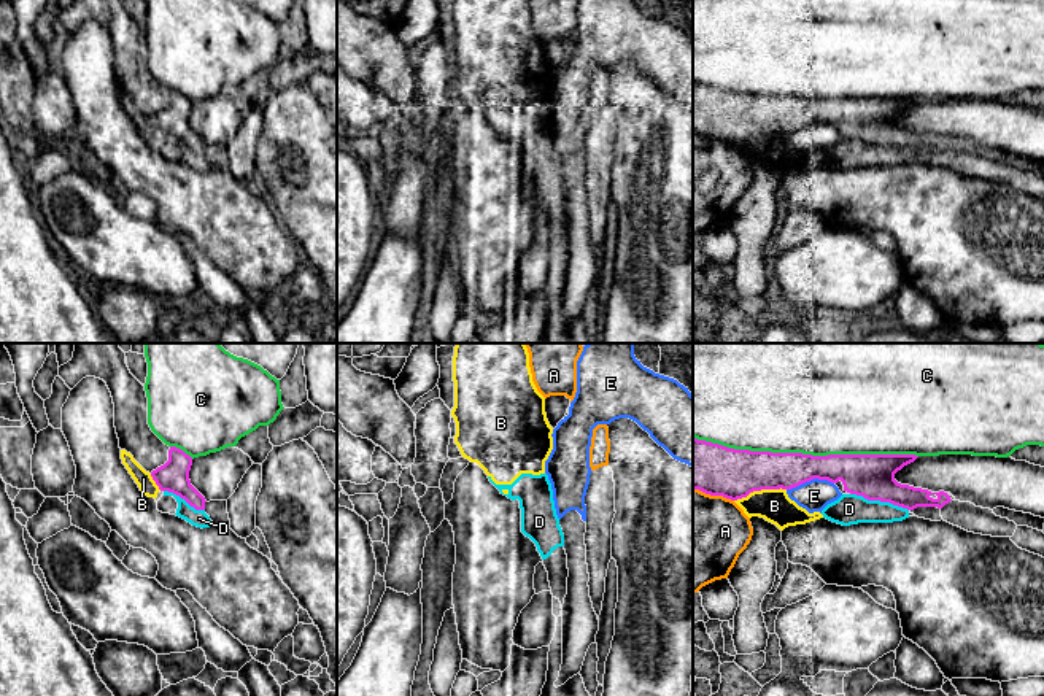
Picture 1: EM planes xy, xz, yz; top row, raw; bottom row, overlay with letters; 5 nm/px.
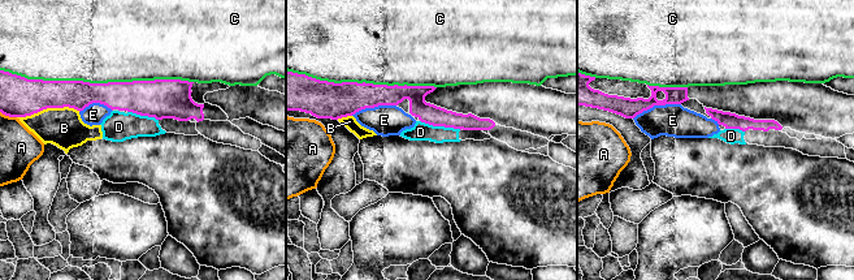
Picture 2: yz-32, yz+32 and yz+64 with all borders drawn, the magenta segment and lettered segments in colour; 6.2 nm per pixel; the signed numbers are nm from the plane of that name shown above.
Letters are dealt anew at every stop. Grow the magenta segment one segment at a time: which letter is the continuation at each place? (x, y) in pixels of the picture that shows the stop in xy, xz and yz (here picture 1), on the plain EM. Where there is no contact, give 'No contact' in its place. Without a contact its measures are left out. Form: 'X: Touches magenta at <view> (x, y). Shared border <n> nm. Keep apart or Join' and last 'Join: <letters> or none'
A: Touches magenta at yz (714, 139). Shared border 220 nm. Keep apart
B: Touches magenta at yz (760, 134). Shared border 280 nm. Keep apart
C: Touches magenta at yz (806, 99). Shared border 1150 nm. Keep apart
D: Touches magenta at yz (879, 143). Shared border 300 nm. Keep apart
E: Touches magenta at yz (809, 124). Shared border 240 nm. Keep apart
Join: none

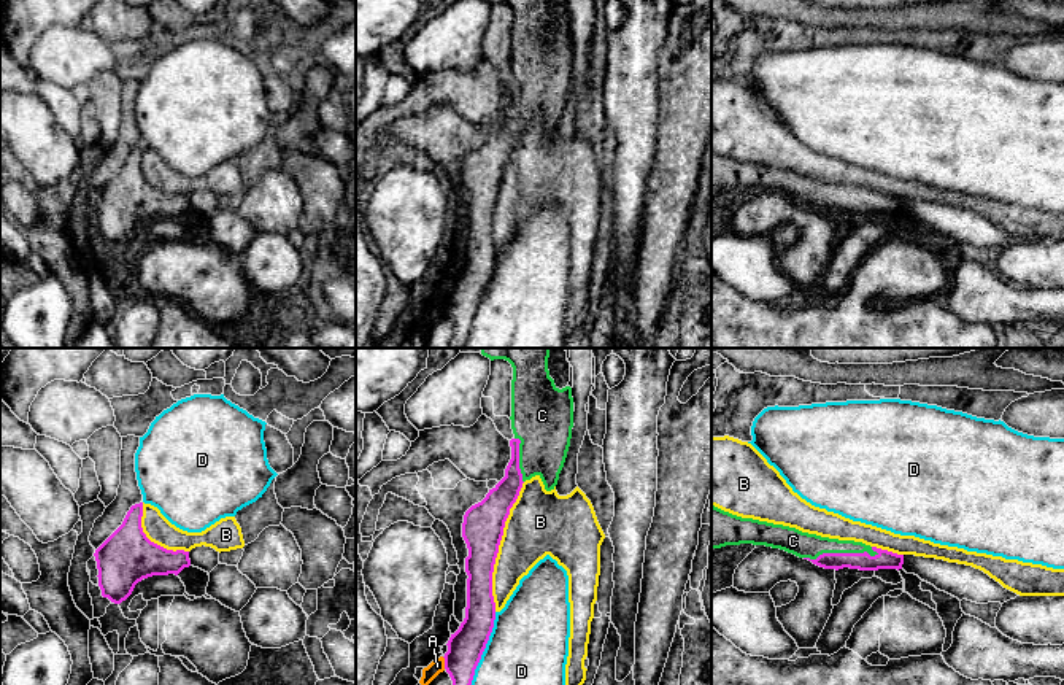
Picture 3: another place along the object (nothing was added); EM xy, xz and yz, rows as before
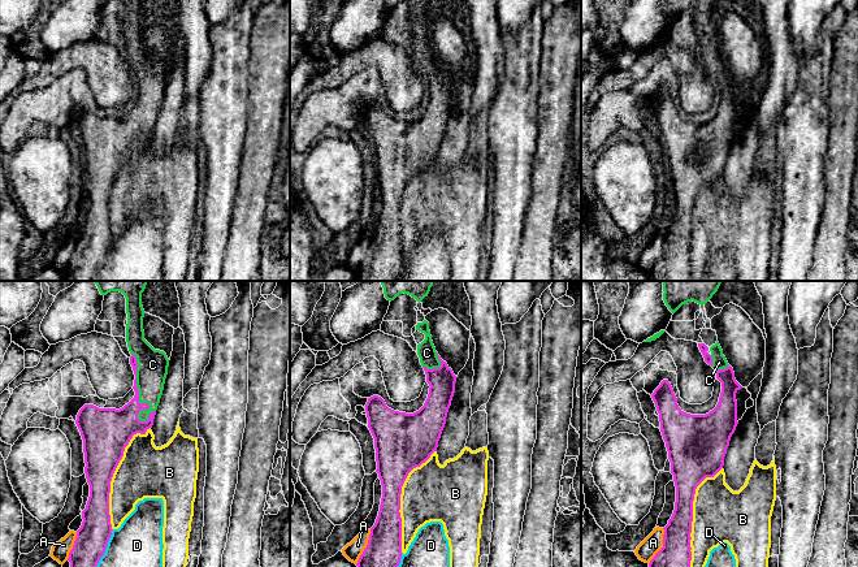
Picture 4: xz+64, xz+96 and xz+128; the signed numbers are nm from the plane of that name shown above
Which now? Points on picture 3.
A: Touches magenta at xz (445, 307). Shared border 70 nm. Keep apart
B: Touches magenta at xz (497, 191). Shared border 650 nm. Keep apart
C: Touches magenta at yz (840, 197). Shared border 380 nm. Join
D: Touches magenta at xz (480, 302). Shared border 500 nm. Keep apart
Join: C

